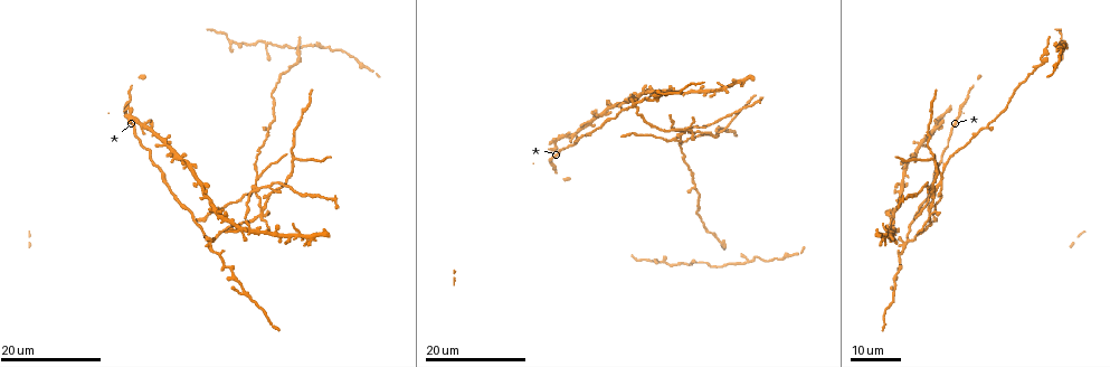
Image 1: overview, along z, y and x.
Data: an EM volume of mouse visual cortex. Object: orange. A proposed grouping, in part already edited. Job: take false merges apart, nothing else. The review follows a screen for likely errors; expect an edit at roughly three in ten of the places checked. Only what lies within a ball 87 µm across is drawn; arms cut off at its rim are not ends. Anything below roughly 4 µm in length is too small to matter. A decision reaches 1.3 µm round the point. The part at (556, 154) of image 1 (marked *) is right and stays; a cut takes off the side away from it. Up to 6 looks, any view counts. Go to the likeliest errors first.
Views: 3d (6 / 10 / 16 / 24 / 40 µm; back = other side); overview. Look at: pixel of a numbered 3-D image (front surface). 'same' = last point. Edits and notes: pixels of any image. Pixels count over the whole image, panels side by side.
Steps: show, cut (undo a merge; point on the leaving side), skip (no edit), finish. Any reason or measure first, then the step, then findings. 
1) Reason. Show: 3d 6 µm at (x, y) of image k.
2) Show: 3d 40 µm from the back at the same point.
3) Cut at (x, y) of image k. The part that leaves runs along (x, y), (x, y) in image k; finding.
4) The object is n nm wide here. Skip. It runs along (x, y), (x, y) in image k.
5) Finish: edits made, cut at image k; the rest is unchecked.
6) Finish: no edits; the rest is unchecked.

Four or more arms meet. Show: 3d 16 µm at (633, 107) of image 1.

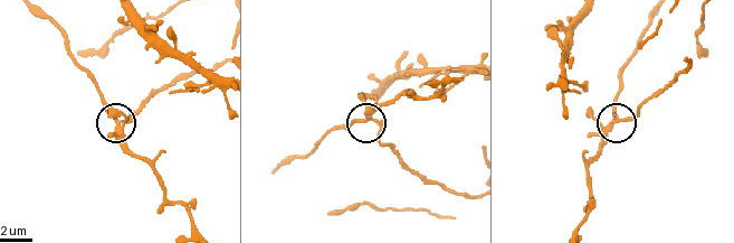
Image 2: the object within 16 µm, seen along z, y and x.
Zoom in. Show: 3d 10 µm at (611, 122) of image 2.

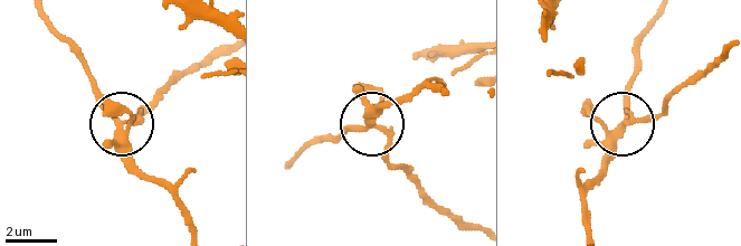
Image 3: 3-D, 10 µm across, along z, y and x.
Show: 3d 6 µm at (624, 125) of image 3.

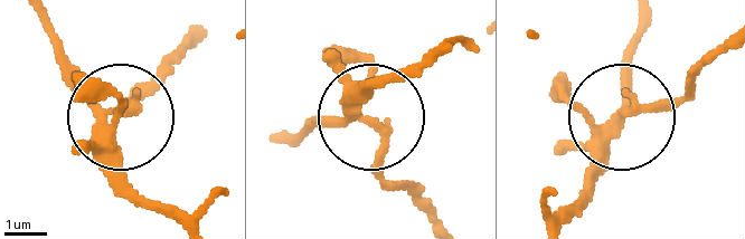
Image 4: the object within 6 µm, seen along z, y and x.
The object is 260 nm wide here. Skip. It runs along (286, 137), (358, 120), (375, 77) in image 4; all the same cell.

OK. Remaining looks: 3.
Arms part here. Show: 3d 24 µm at (296, 157) of image 1.

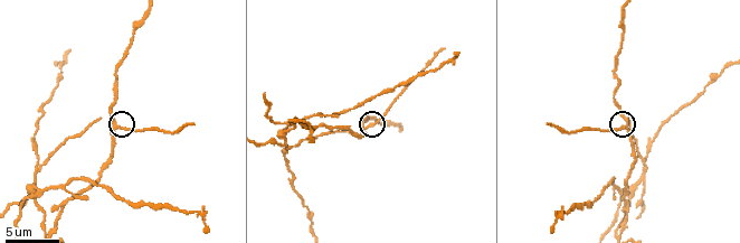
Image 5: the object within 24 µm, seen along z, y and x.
Show: 3d 6 µm at (117, 124) of image 5.

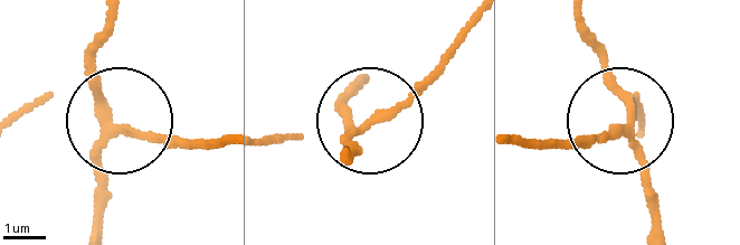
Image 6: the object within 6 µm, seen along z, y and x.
The object is 170 nm wide here. Cut at (170, 147) of image 6. The part that leaves runs along (117, 133), (224, 143) in image 6; a second cell is stuck on.

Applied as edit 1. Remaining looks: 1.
Finish: edits made, cut at image 6; the rest is unchecked.

